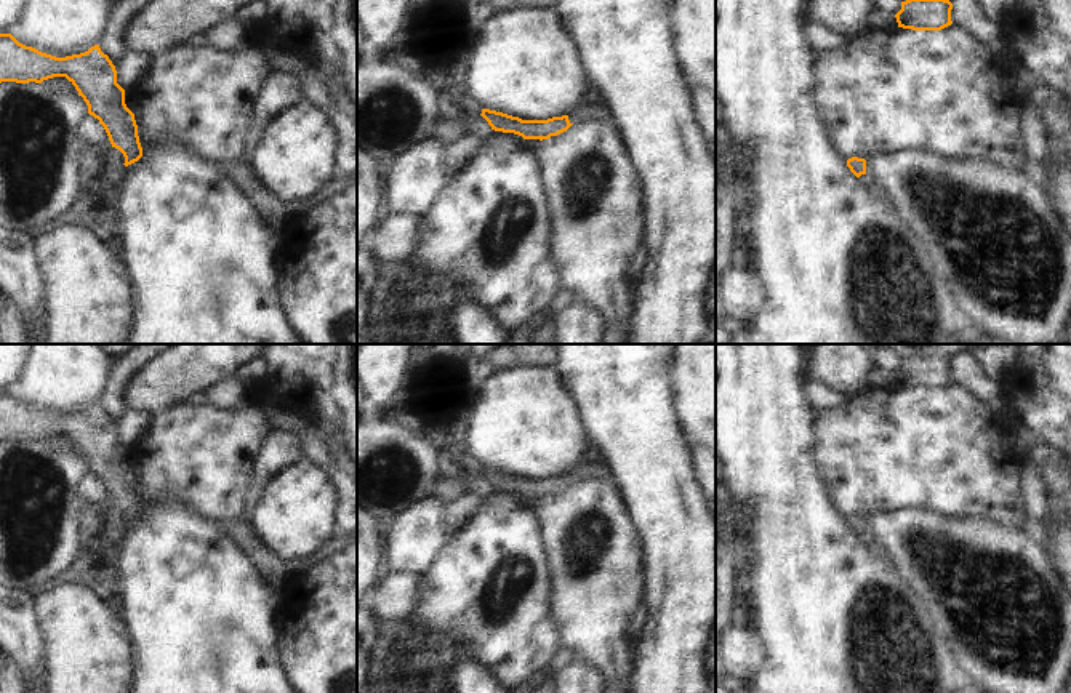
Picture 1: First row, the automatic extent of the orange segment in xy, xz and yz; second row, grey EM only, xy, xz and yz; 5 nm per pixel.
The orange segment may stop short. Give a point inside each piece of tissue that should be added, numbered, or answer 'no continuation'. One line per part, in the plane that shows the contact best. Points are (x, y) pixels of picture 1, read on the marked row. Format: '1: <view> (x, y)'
1: xz (594, 111)

